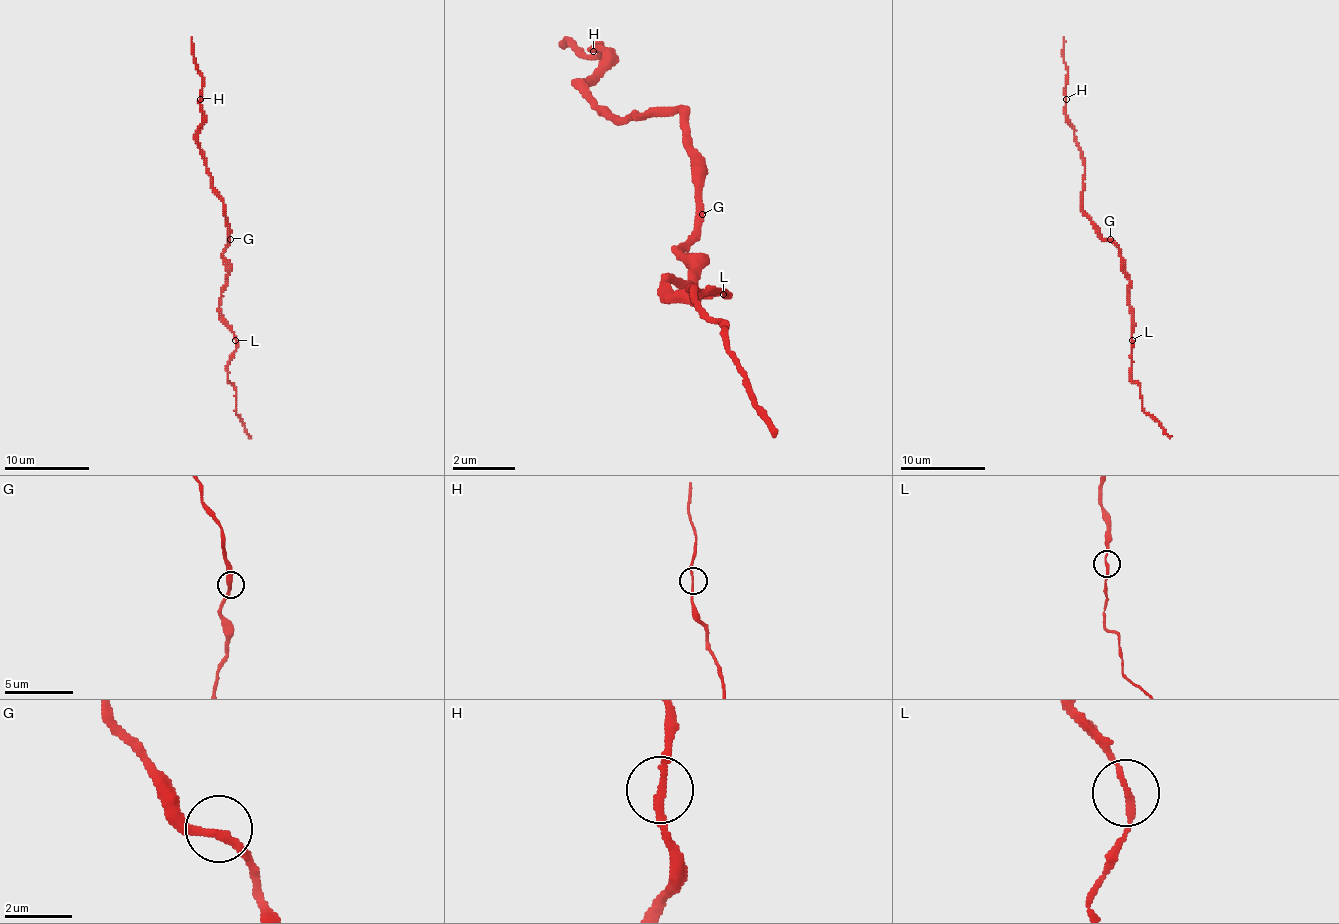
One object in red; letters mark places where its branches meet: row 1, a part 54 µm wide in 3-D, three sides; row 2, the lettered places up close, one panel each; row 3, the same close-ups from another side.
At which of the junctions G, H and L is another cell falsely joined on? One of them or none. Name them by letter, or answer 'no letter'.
L

